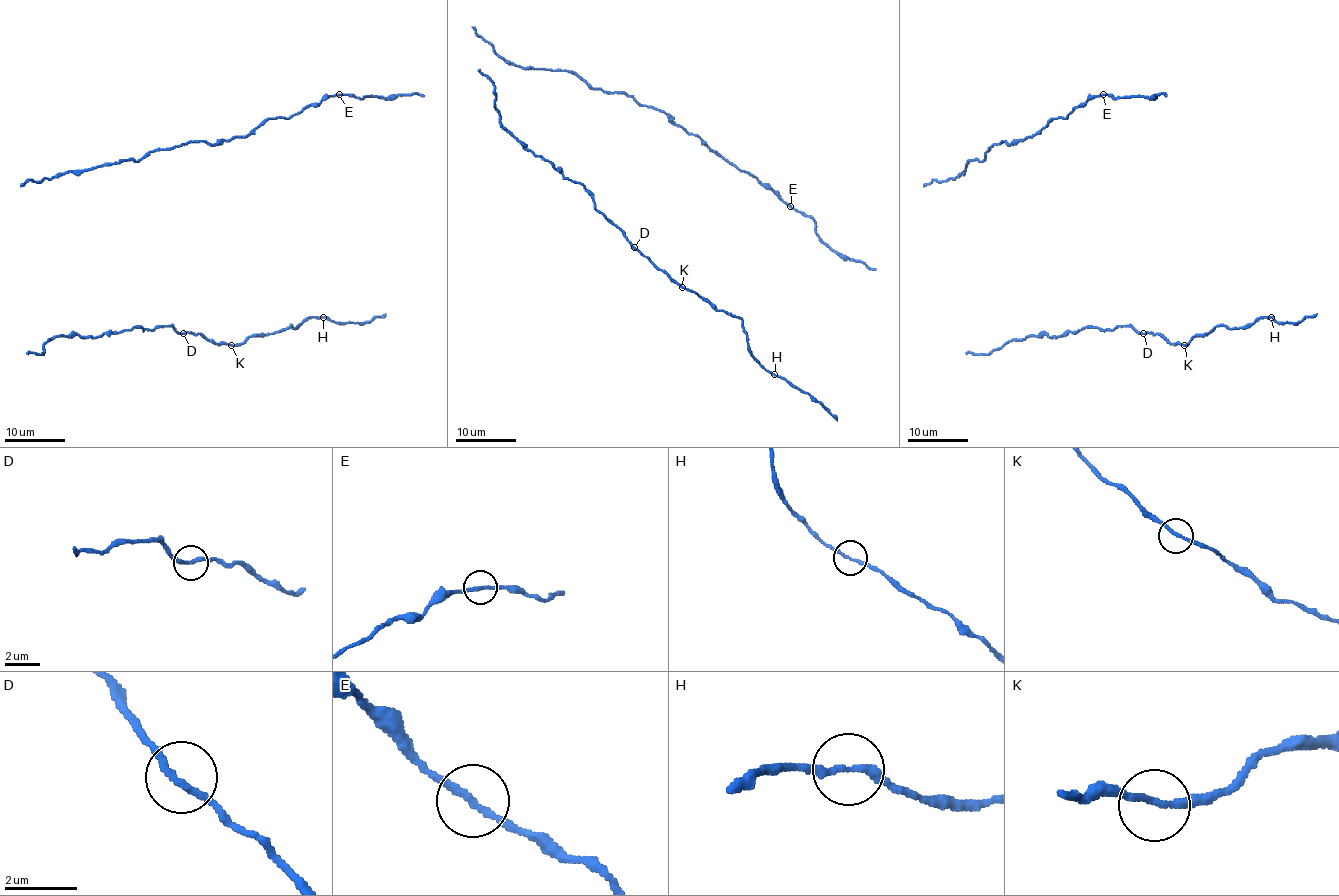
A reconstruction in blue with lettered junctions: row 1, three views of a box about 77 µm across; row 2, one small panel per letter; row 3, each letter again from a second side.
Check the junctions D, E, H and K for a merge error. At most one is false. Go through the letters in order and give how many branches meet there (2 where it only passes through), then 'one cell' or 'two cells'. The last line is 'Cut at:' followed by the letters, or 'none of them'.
D: 2 branches meet; one cell
E: 2 branches meet; one cell
H: 2 branches meet; one cell
K: 2 branches meet; one cell
Cut at: none of them

